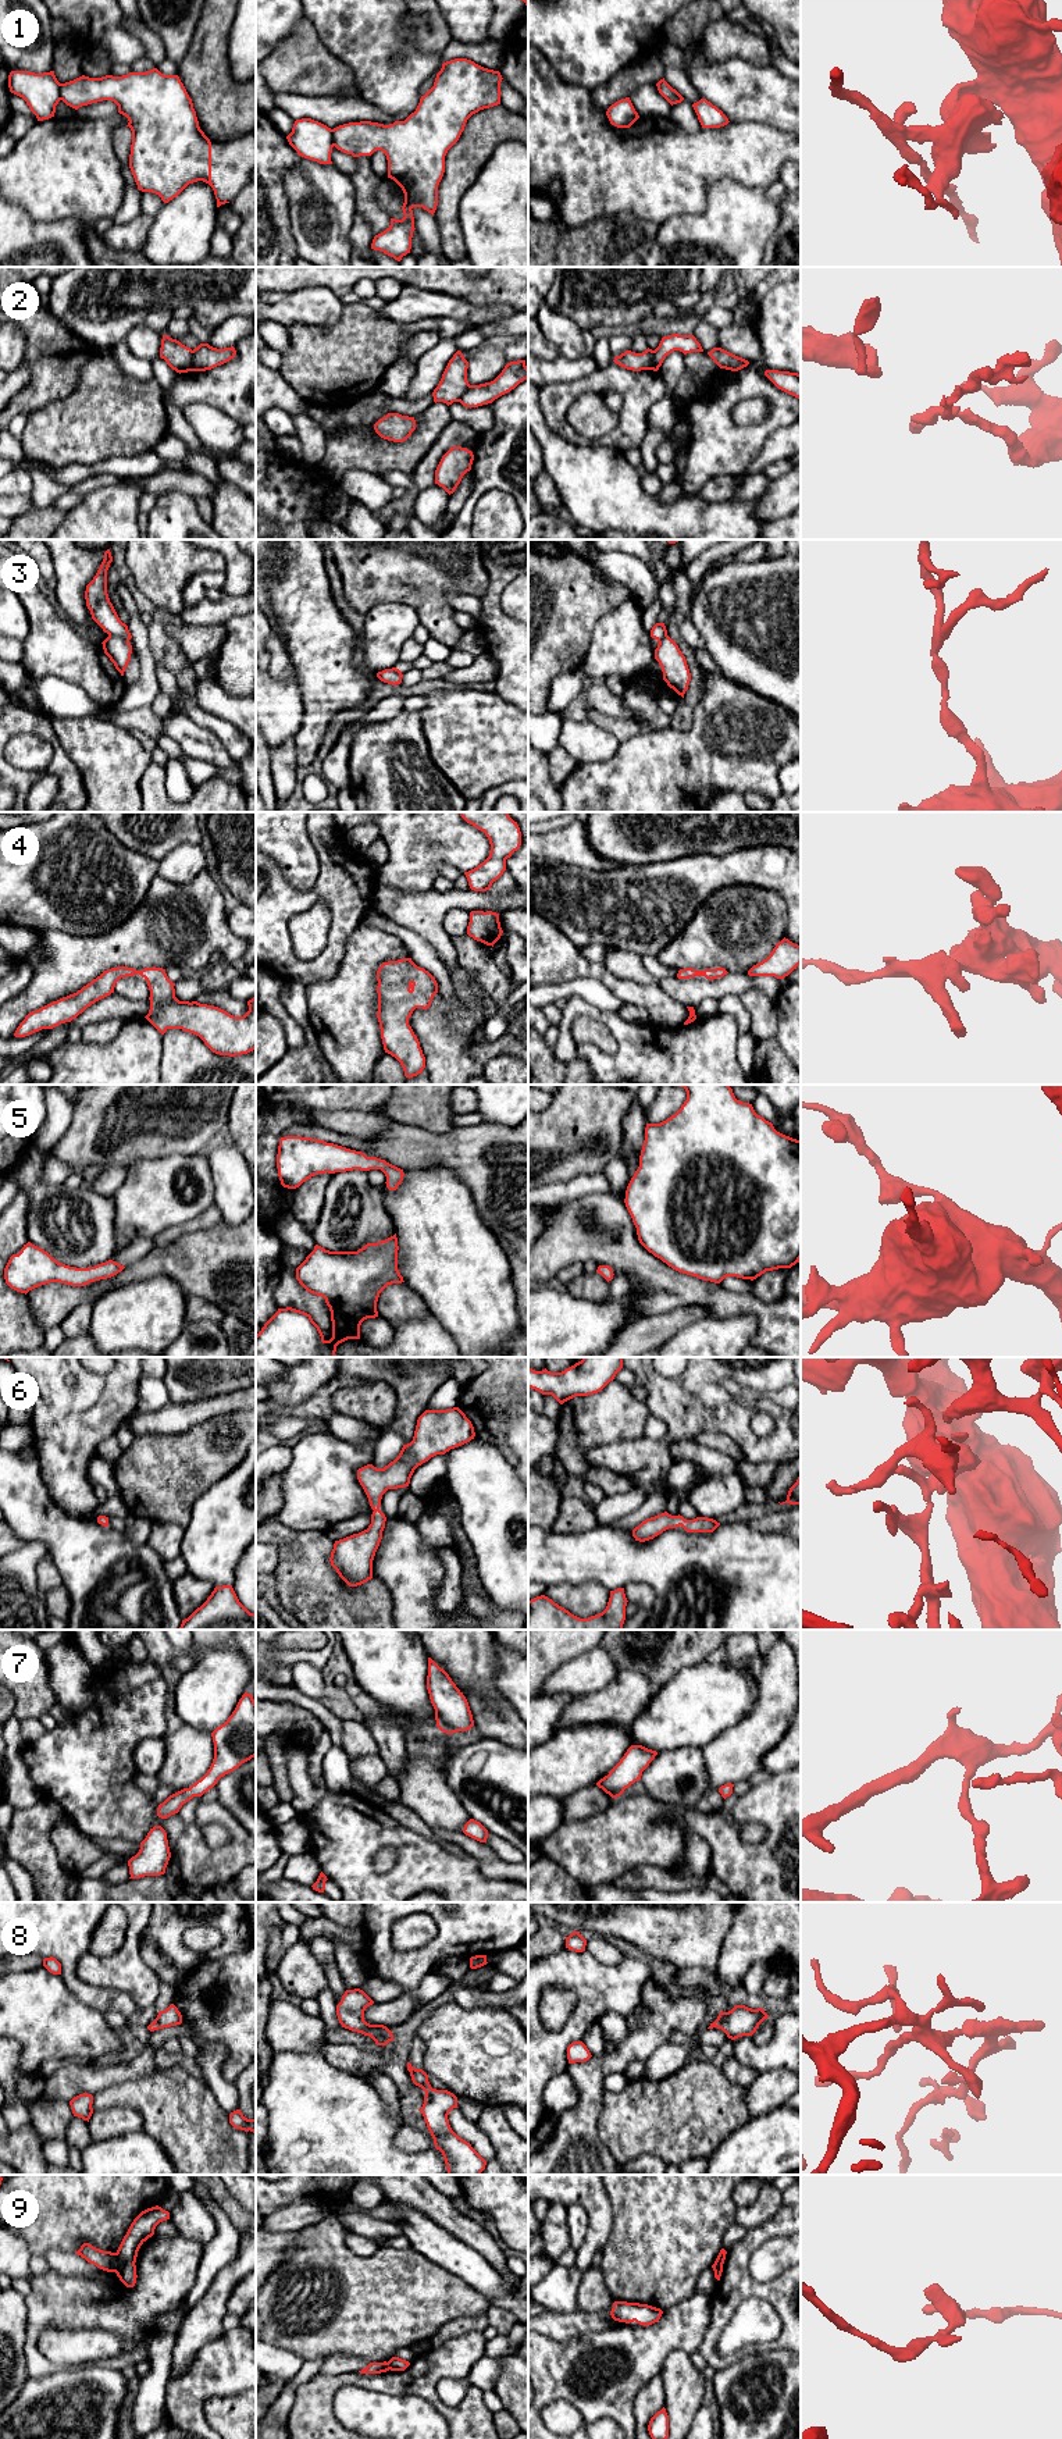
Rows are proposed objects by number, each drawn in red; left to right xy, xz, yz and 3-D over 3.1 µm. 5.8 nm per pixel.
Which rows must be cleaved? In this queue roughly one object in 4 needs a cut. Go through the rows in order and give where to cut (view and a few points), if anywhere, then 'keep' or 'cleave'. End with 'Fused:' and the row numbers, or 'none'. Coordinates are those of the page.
1: cut in xy along (61, 84), (60, 99); cleave
2: cut in xy along (191, 351), (192, 370); cleave
3: cut in xy along (109, 633), (118, 634), (128, 641); cleave
4: no cut; keep
5: no cut; keep
6: no cut; keep
7: no cut; keep
8: no cut; keep
9: cut in xy along (116, 2253), (116, 2268), (113, 2271); cleave
Fused: 1, 2, 3, 9

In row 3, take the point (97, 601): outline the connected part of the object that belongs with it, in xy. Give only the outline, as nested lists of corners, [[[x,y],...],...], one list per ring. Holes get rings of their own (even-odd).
[[[107,549],[96,576],[86,585],[86,606],[90,610],[92,619],[103,629],[104,633],[115,634],[129,641],[132,635],[128,626],[120,620],[107,594],[107,570],[111,562],[113,556],[110,549]]]

